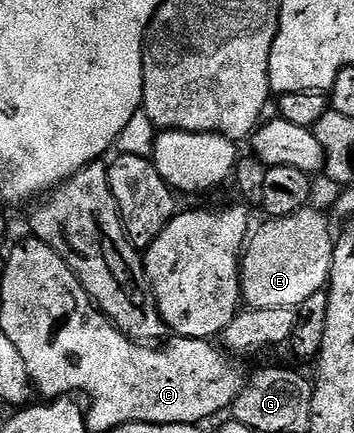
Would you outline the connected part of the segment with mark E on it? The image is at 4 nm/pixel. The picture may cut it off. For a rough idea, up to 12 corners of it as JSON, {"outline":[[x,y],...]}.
{"outline":[[311,209],[264,221],[241,255],[250,309],[298,308],[331,277]]}

